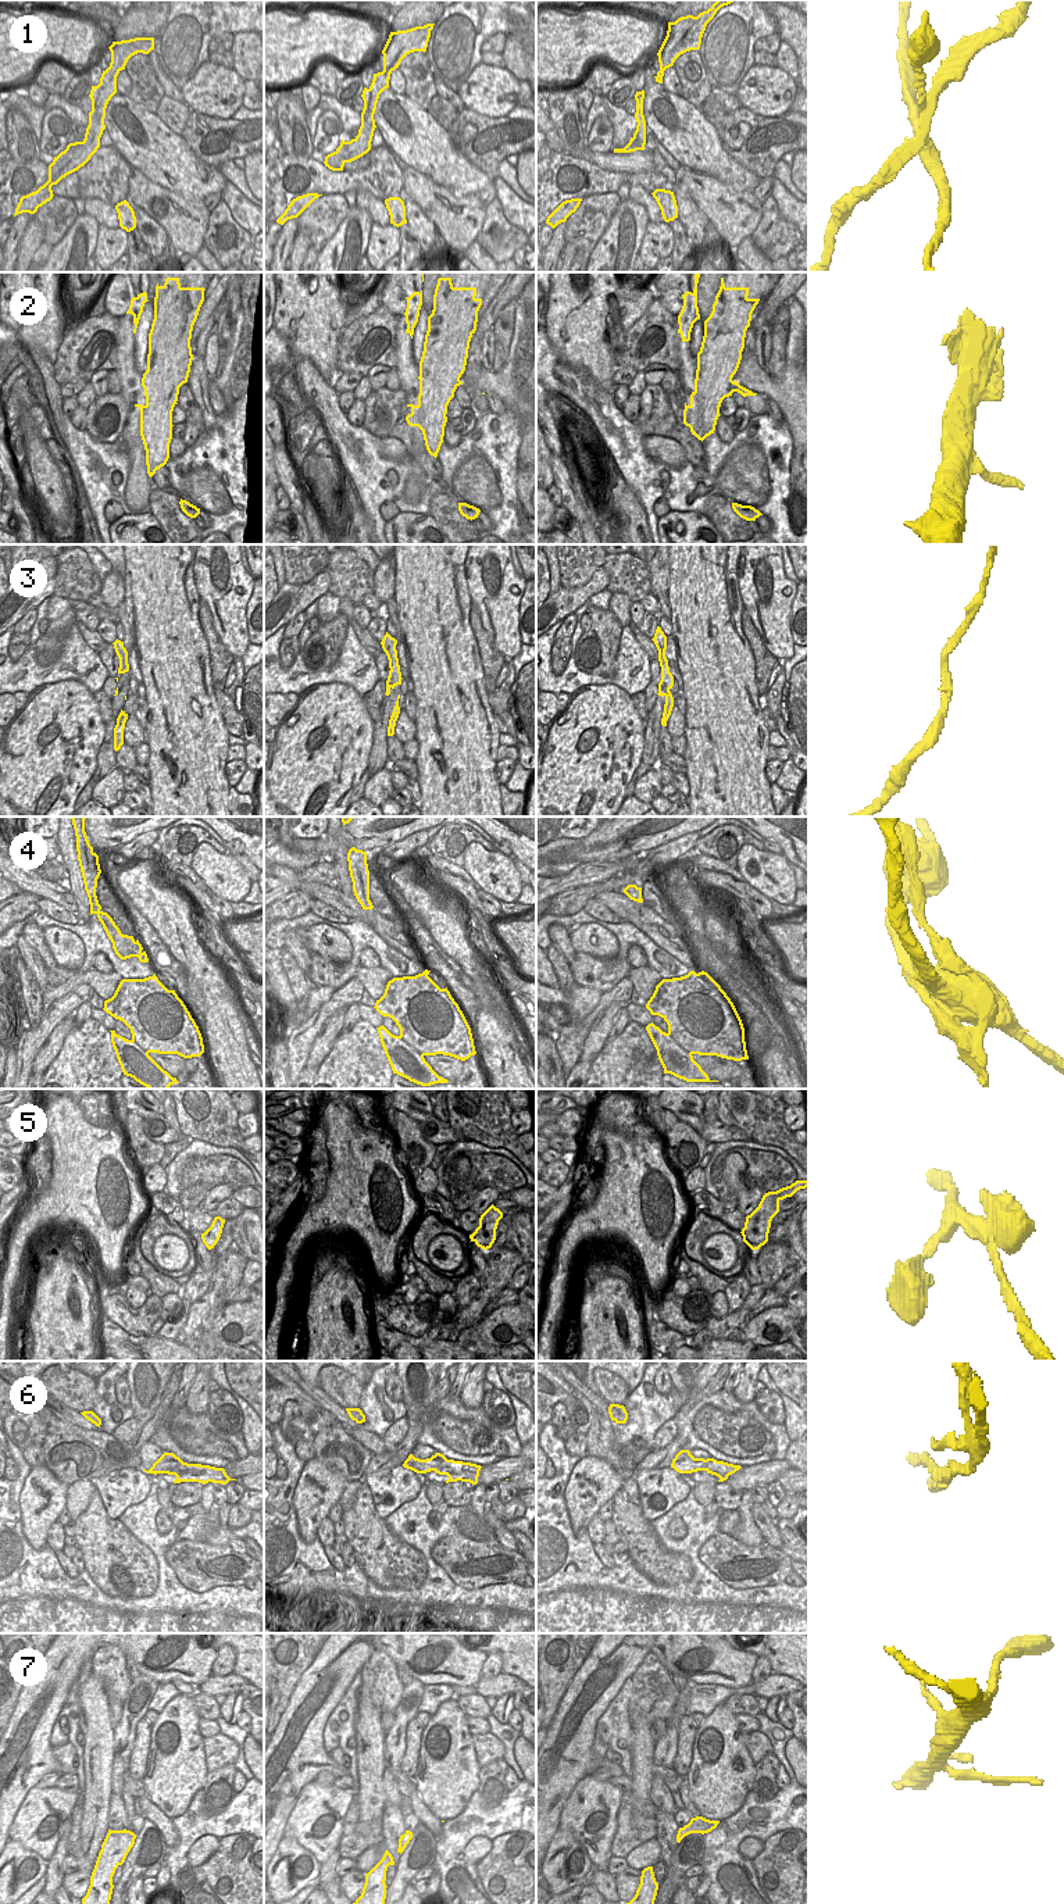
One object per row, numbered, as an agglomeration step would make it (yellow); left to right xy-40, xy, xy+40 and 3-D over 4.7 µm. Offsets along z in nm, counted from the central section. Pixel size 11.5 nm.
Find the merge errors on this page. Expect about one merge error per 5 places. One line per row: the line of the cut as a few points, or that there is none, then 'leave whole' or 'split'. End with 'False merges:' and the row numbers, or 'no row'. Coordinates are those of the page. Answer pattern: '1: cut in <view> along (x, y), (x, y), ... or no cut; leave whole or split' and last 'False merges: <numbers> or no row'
1: cut in xy-40 along (97, 85), (96, 114), (99, 125), (93, 138); split
2: cut in xy+40 along (735, 382), (729, 385), (722, 397); split
3: no cut; leave whole
4: cut in xy along (400, 1035), (424, 1054); split
5: no cut; leave whole
6: cut in xy-40 along (185, 1463), (181, 1463), (168, 1474); split
7: no cut; leave whole
False merges: 1, 2, 4, 6

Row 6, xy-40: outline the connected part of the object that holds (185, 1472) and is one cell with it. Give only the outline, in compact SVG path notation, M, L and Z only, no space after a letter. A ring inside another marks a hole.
M181 1464L179 1467L171 1469L168 1475L175 1475L176 1479L174 1483L181 1482L199 1482L199 1483L222 1483L226 1485L231 1479L224 1468L215 1468L210 1465L201 1465L201 1464Z

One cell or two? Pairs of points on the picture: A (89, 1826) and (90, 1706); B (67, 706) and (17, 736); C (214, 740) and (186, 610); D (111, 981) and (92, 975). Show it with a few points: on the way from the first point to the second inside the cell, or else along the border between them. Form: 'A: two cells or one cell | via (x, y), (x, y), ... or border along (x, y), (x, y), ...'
A: one cell | via (96, 1796), (97, 1736)
B: one cell | via (54, 711), (29, 736)
C: one cell | via (186, 708), (186, 642)
D: one cell | via (107, 981), (96, 979)

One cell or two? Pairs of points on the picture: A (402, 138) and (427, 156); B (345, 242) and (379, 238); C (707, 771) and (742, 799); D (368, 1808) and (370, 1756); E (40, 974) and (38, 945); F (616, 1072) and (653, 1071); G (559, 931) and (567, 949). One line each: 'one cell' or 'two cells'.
A: one cell
B: two cells
C: one cell
D: one cell
E: two cells
F: one cell
G: one cell

